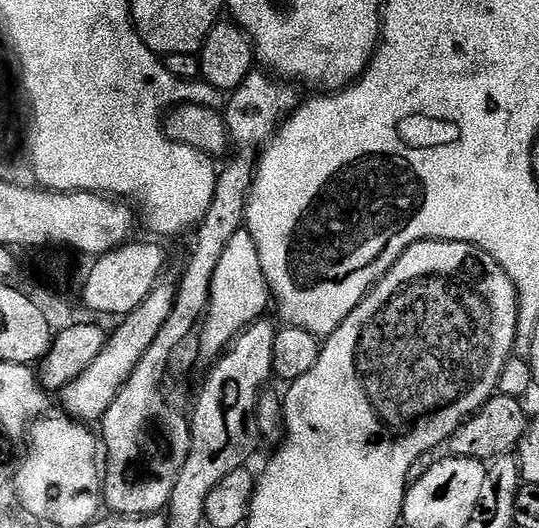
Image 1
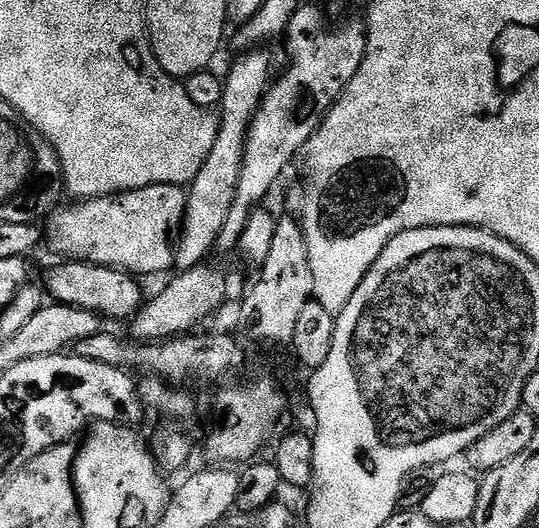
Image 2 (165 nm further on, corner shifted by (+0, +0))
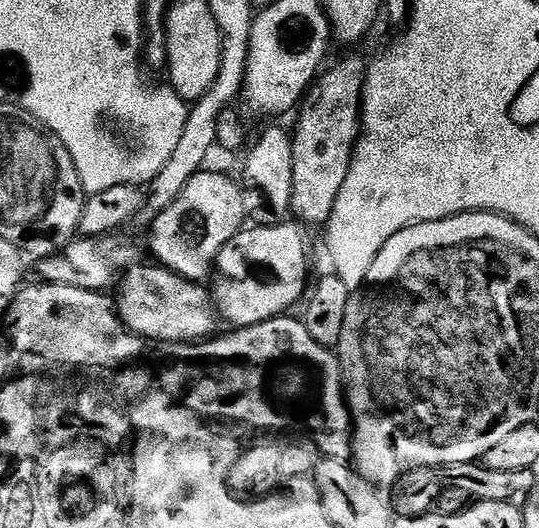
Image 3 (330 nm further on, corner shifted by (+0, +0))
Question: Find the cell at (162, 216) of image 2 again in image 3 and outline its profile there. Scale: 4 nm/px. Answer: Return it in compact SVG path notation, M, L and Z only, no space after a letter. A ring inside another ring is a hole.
M201 170L150 227L152 252L163 267L182 278L204 282L213 275L216 259L226 242L245 227L244 188L220 172Z

